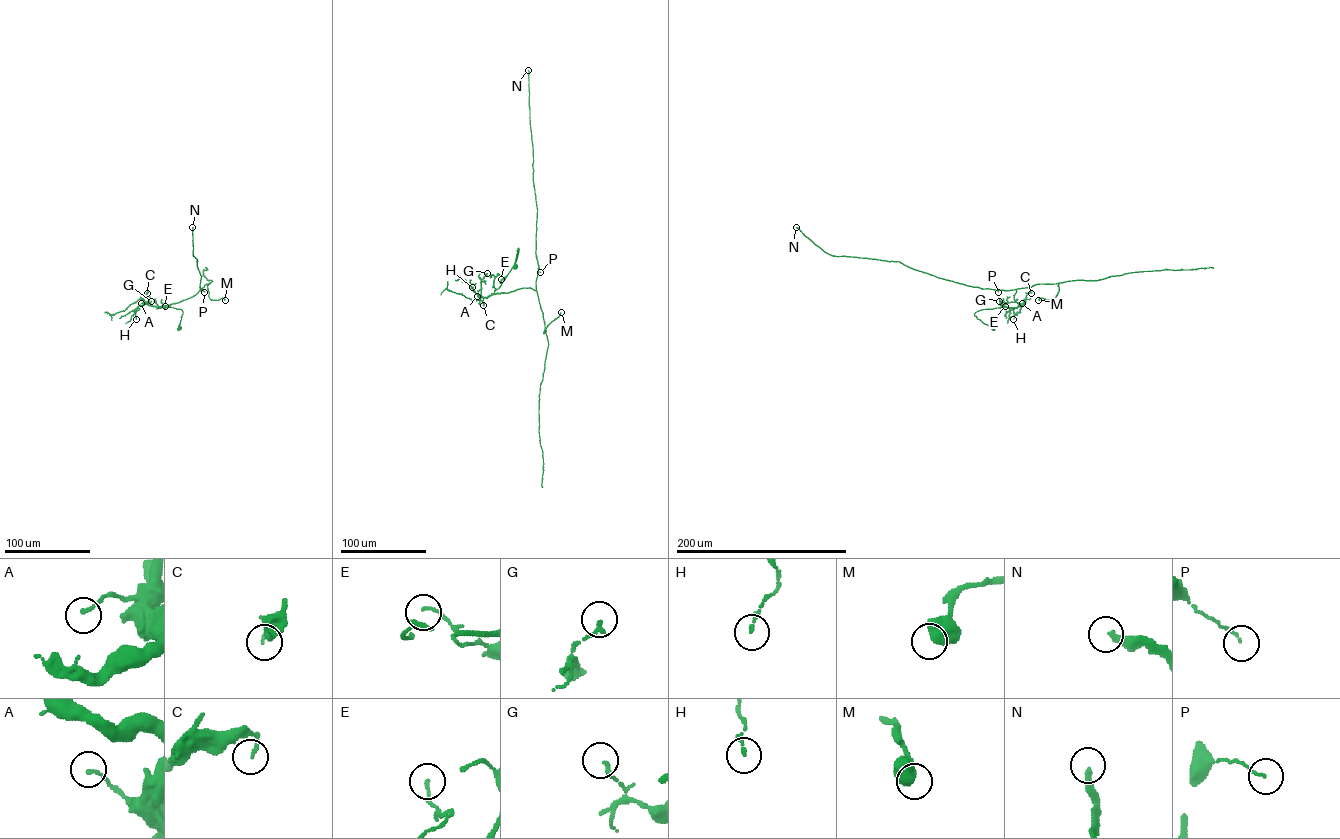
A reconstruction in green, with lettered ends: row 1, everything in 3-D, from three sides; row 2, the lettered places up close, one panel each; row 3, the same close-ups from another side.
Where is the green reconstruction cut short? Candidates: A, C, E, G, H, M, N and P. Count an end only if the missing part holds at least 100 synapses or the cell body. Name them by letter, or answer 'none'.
N

